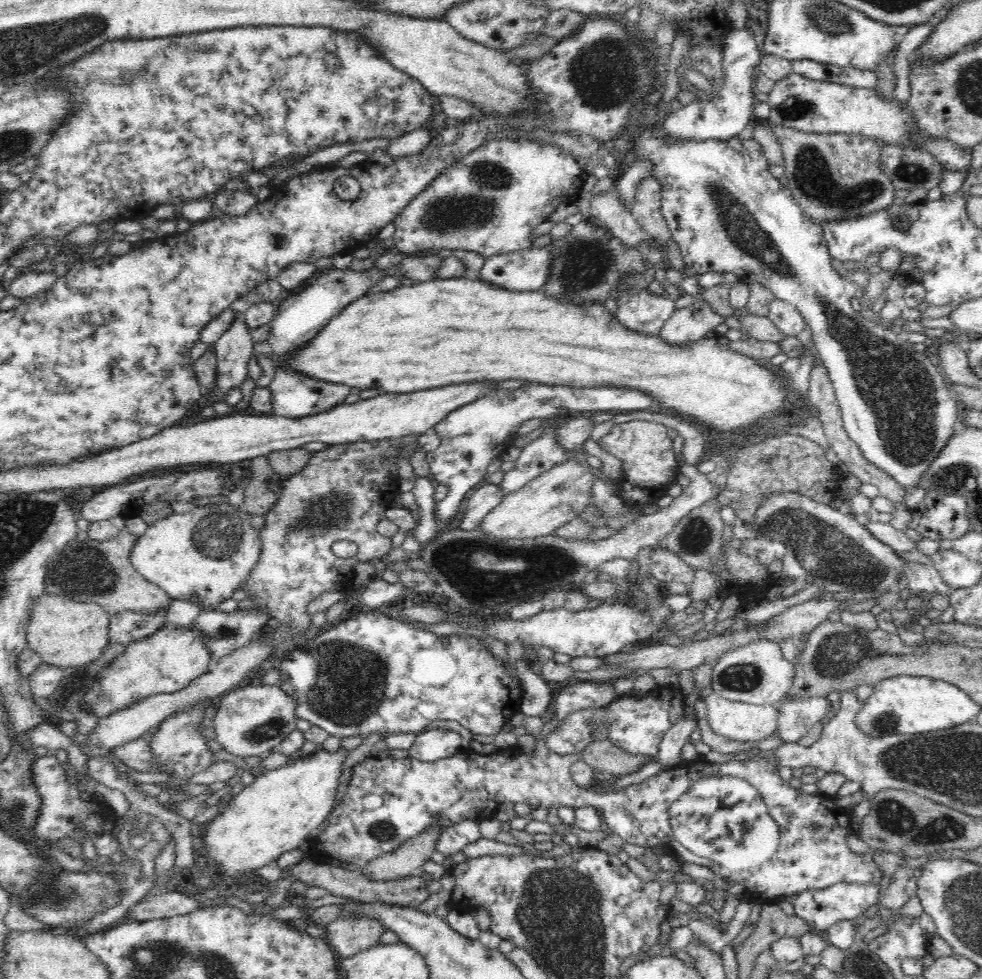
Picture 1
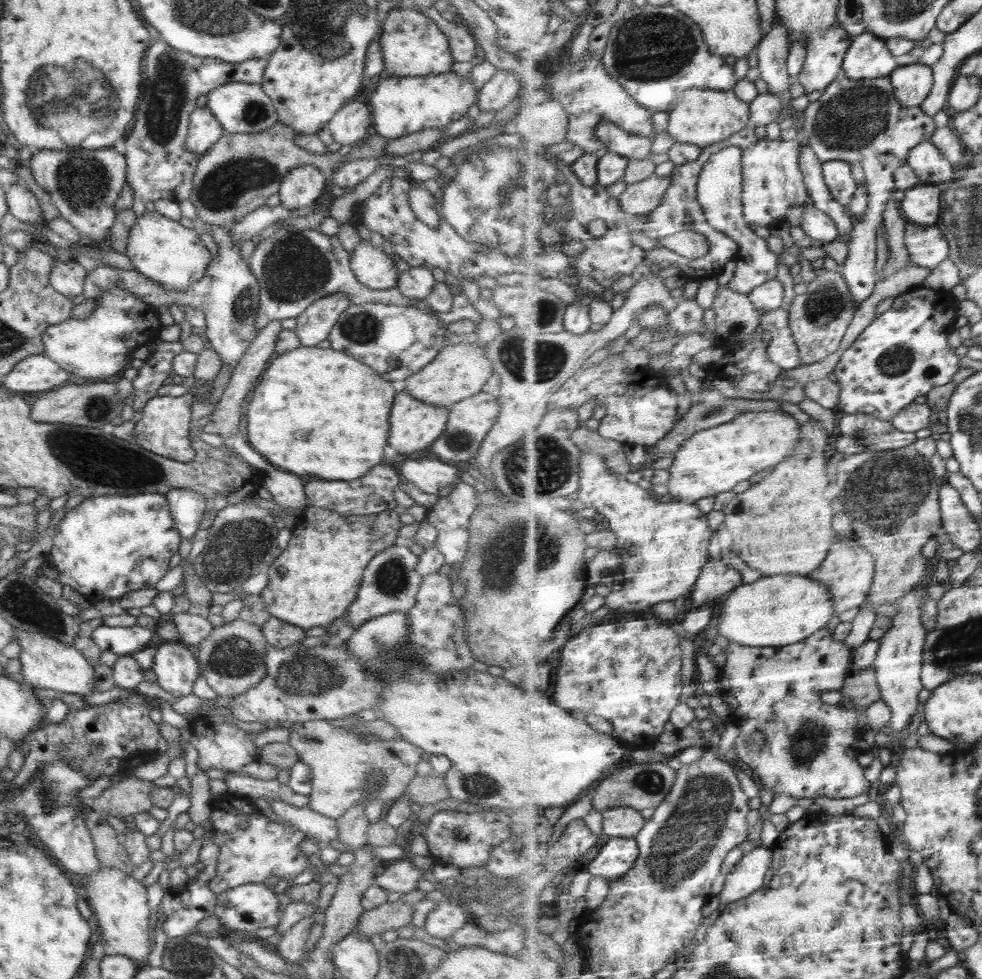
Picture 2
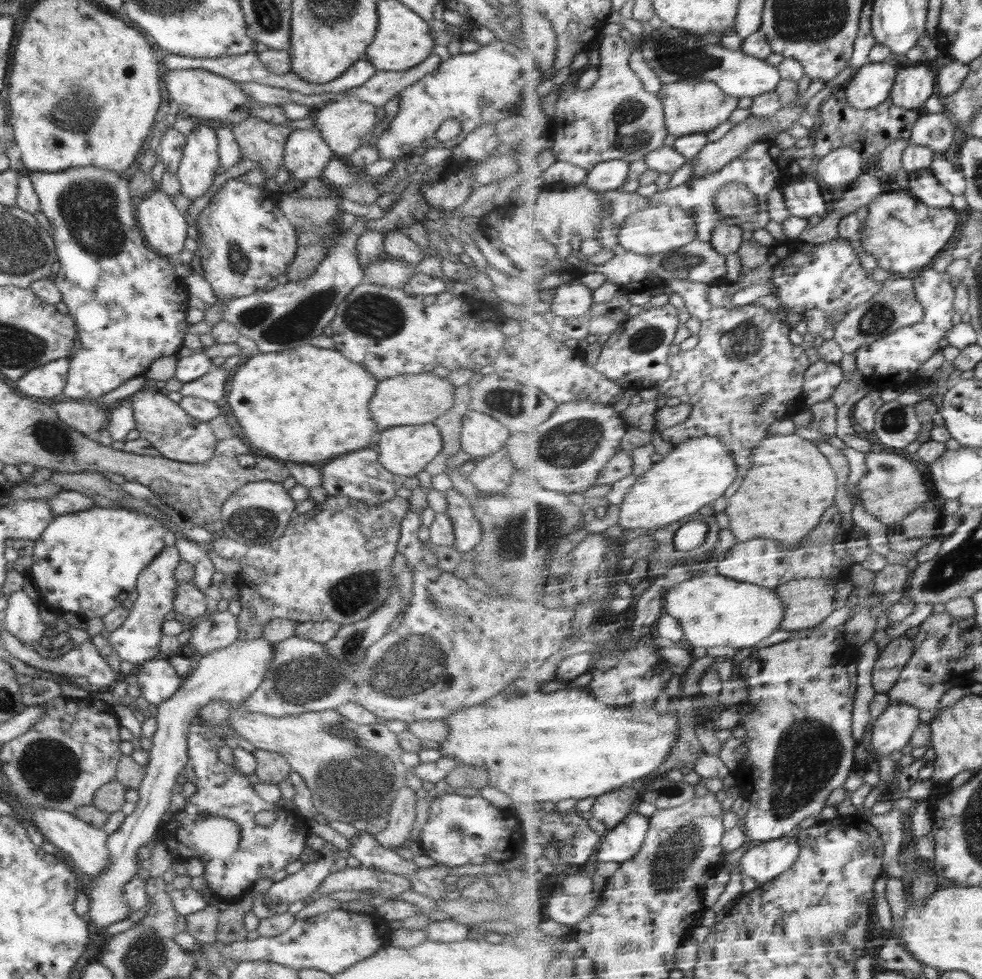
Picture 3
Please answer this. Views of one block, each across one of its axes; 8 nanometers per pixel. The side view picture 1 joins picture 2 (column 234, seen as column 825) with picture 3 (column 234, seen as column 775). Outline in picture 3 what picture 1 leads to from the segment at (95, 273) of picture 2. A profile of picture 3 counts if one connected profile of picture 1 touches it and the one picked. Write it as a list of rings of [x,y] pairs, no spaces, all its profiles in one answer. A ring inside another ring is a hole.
[[[234,177],[218,188],[201,211],[196,221],[200,240],[191,267],[202,270],[215,296],[245,297],[287,272],[299,244],[295,228],[278,207],[284,194]]]

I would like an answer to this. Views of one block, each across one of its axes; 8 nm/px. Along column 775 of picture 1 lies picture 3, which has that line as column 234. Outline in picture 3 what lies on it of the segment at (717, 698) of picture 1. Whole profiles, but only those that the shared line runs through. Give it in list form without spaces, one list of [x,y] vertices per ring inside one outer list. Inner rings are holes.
[[[233,705],[230,709],[230,726],[235,736],[248,740],[252,746],[260,750],[269,750],[281,754],[306,783],[312,793],[312,804],[319,814],[329,820],[353,823],[360,818],[364,820],[389,818],[391,802],[396,797],[400,787],[406,784],[407,767],[400,757],[403,750],[398,744],[398,736],[386,727],[384,721],[372,724],[356,724],[346,720],[334,709],[320,712],[306,712],[302,714],[274,717],[260,712],[248,711],[242,705]]]

